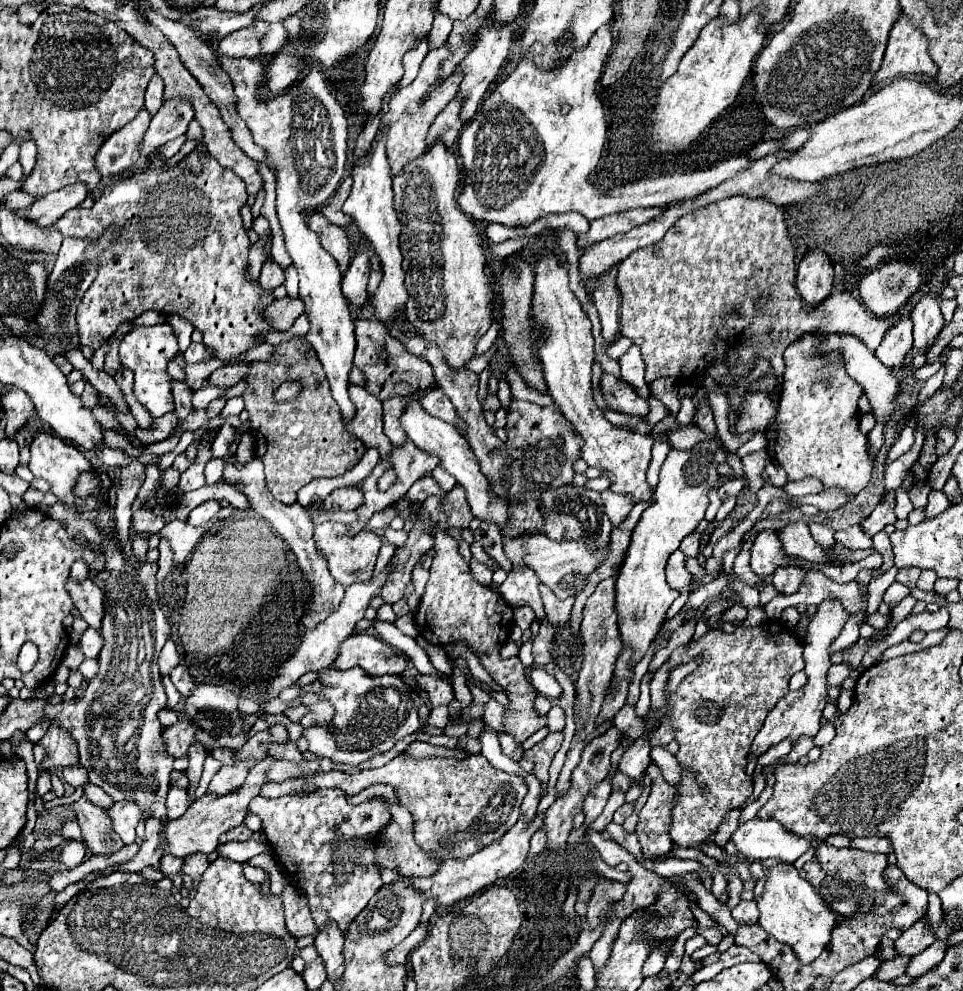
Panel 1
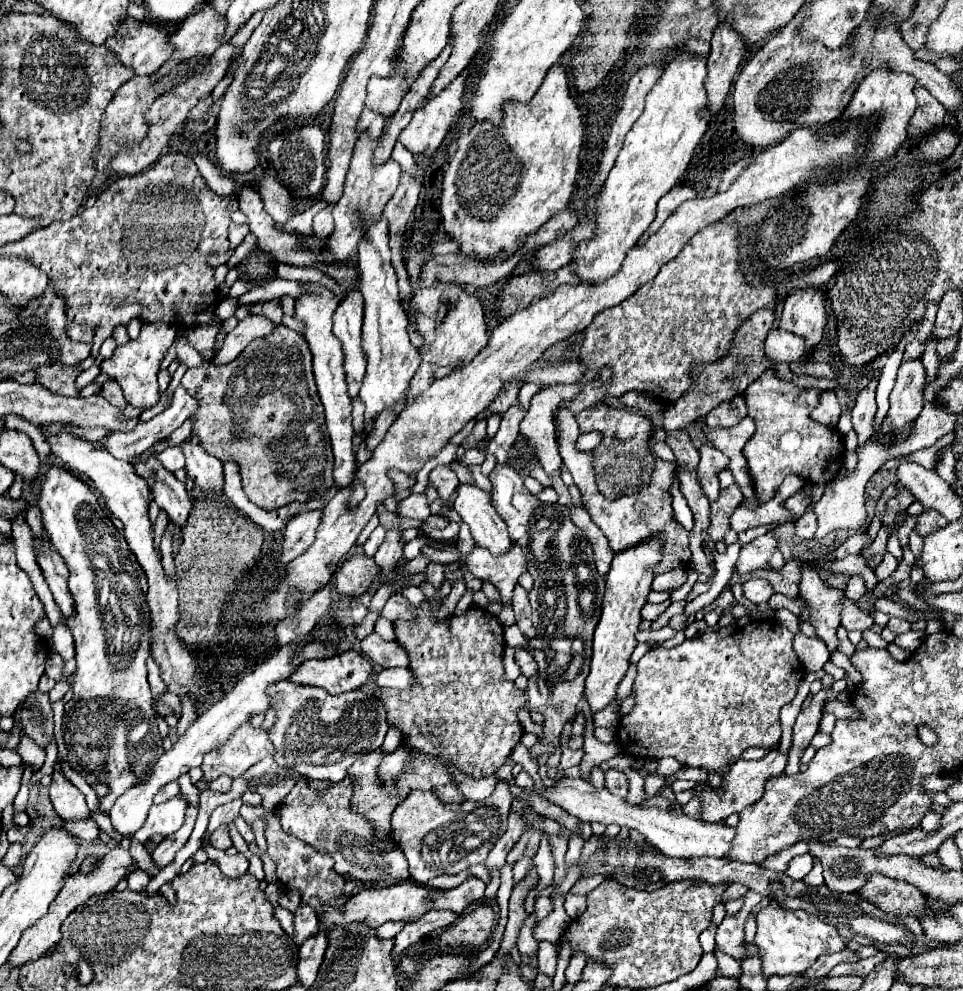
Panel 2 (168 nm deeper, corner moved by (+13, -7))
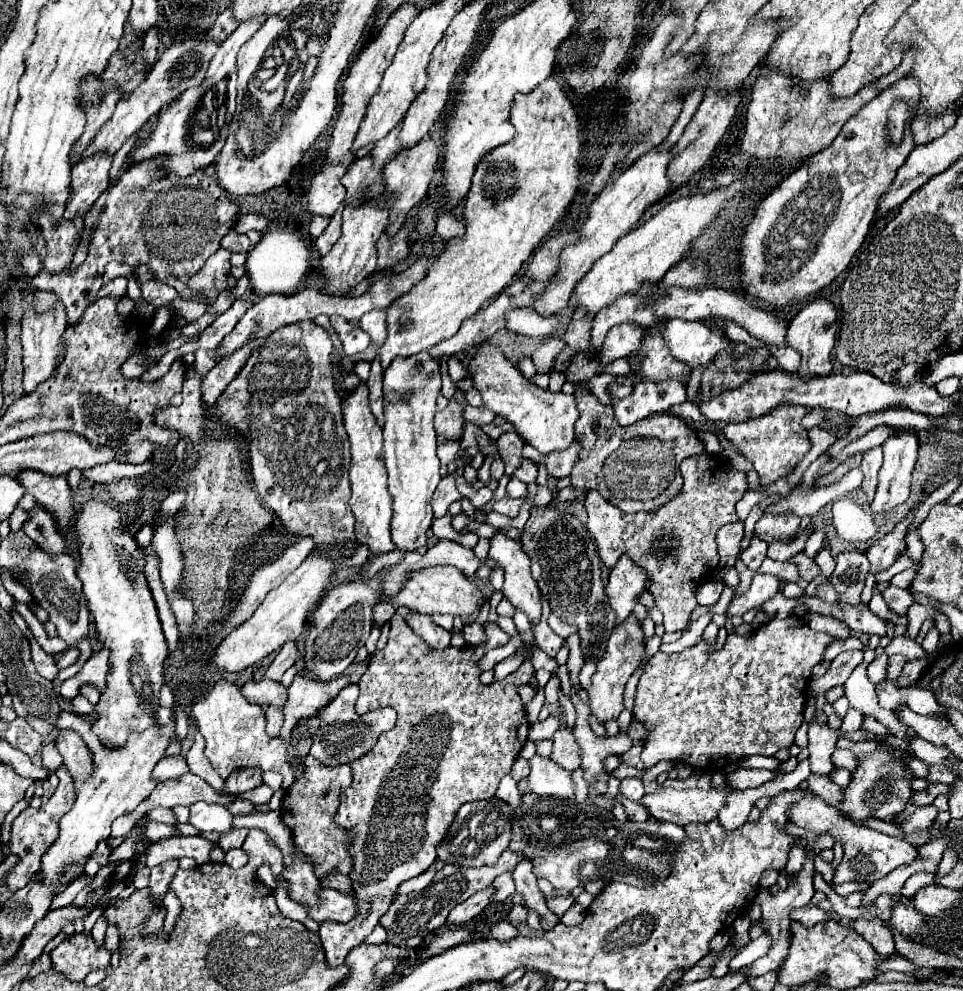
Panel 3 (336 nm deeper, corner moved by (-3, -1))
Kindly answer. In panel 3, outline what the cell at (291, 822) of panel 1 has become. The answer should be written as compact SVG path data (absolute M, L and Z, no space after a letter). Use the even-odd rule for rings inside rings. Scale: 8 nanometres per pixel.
M263 784L261 786L258 786L257 788L240 794L239 797L243 800L252 800L254 804L260 805L264 804L264 802L268 802L273 793L274 791L269 786Z

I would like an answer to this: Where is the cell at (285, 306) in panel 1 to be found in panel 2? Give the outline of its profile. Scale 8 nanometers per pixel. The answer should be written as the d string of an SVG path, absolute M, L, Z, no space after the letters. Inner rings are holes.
M246 316L238 322L238 326L228 332L228 336L224 338L224 344L220 348L220 352L216 352L212 364L214 366L222 366L228 364L232 360L236 360L236 356L240 356L240 352L256 338L268 336L268 332L272 332L272 324L264 318L264 316Z

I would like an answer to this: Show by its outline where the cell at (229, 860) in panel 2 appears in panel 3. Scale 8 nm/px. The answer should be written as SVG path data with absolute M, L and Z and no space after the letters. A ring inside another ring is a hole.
M262 864L262 866L260 866L260 882L266 884L268 888L272 888L272 890L278 886L278 882L276 882L276 878L274 878L274 874L272 874L270 864Z

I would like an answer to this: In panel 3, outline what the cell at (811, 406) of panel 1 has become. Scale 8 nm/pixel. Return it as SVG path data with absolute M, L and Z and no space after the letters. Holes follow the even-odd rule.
M780 404L760 418L724 426L724 430L722 430L724 436L740 450L742 456L746 456L752 462L754 470L760 476L762 488L774 484L778 478L792 472L796 468L796 464L810 451L812 444L808 431L802 426L802 418L808 412L810 412L810 408L806 408L806 406Z

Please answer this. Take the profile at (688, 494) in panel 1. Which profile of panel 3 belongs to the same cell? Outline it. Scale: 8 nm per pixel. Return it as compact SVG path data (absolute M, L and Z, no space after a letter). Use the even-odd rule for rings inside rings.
M630 614L624 622L620 622L610 640L608 640L608 650L604 654L604 658L598 662L596 672L592 676L592 688L588 690L590 696L590 706L592 706L592 714L600 720L606 722L610 718L618 718L618 714L622 712L622 700L624 700L624 688L628 678L632 676L632 672L640 666L640 662L646 656L646 644L644 644L646 636L642 632L640 620L636 618L636 614Z

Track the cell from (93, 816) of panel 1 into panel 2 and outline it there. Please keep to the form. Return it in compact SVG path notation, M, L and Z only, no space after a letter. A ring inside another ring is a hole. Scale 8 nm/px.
M60 760L54 764L52 784L48 792L50 792L52 806L60 818L64 820L88 820L90 818L84 794L74 784L70 784L70 780L60 772Z

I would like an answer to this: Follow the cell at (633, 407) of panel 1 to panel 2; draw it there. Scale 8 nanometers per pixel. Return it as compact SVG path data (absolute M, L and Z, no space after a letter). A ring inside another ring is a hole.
M606 402L596 404L580 414L576 414L576 422L580 428L580 434L584 432L600 432L602 444L592 450L594 456L594 472L596 472L596 484L600 492L608 498L618 498L622 494L638 492L652 480L652 464L654 456L650 450L650 438L652 438L652 422L650 418L638 414L636 410L628 408L610 408Z

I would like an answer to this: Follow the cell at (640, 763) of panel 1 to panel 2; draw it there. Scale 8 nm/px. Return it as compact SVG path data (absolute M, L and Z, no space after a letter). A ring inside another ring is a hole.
M610 768L605 772L605 786L612 794L626 798L628 793L628 781L624 773L618 769Z

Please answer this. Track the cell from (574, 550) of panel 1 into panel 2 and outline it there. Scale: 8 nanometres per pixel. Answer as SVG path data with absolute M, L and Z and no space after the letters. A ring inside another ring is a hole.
M512 546L504 556L492 556L484 548L472 548L472 552L456 562L446 564L448 570L456 572L462 566L472 572L478 580L490 582L498 588L503 604L511 604L512 590L522 572L526 572L526 554L520 546Z

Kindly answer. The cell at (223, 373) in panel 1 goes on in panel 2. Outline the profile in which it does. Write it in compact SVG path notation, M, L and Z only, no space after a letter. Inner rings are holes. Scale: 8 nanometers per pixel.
M176 388L170 405L148 422L138 424L130 432L110 432L100 440L100 448L108 450L120 460L132 460L134 456L146 452L156 440L168 437L182 425L182 422L198 408L196 398L192 398L184 388Z

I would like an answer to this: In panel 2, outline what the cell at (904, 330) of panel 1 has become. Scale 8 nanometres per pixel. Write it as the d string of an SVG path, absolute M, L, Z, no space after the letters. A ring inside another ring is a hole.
M872 380L868 384L868 388L864 388L858 394L856 406L852 410L852 426L854 426L854 432L858 436L856 450L860 448L860 444L864 444L872 438L872 422L874 422L874 414L876 414L876 400L874 400L876 386L878 386L878 382Z

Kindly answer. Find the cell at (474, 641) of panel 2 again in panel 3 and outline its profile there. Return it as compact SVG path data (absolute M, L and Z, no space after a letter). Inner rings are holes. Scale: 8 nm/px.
M396 614L396 616L390 620L390 636L388 636L386 648L374 652L368 670L364 672L364 676L362 676L360 682L358 682L358 686L360 686L360 698L358 698L358 708L356 708L356 710L362 714L362 712L368 712L368 710L374 710L374 708L380 708L380 706L392 706L392 708L398 712L398 722L396 722L396 726L394 726L388 734L382 734L382 736L378 738L378 744L370 750L370 754L364 754L360 760L350 762L354 782L352 782L352 786L350 786L348 790L344 790L342 796L340 796L340 808L338 808L338 814L336 814L336 822L338 822L342 828L348 828L350 834L354 834L354 842L352 842L352 846L350 846L350 852L352 852L352 856L354 856L354 870L352 870L348 876L352 878L354 894L360 898L360 906L364 906L364 910L368 910L368 914L360 914L360 918L354 918L352 922L346 922L346 924L338 924L338 922L322 922L322 924L320 924L320 940L322 940L324 952L326 952L326 962L328 962L330 968L340 966L340 964L344 962L348 950L356 948L358 944L364 942L366 936L372 934L372 930L374 930L374 926L378 924L378 920L384 916L384 912L388 912L388 902L394 900L398 884L404 882L404 880L410 880L410 878L414 878L414 876L418 876L418 874L422 874L422 872L426 872L426 870L432 866L432 862L436 860L436 842L440 842L440 840L446 836L446 830L450 828L450 824L452 824L452 820L454 820L454 816L456 816L456 808L458 808L460 804L466 804L466 802L488 800L488 798L494 796L500 780L512 770L512 764L514 764L516 756L520 754L522 746L524 746L526 740L528 740L530 724L528 724L528 718L526 718L526 710L524 710L524 706L522 706L522 702L520 702L518 688L530 684L530 678L534 676L532 658L530 658L530 654L526 654L528 660L524 660L524 662L518 666L518 670L512 672L512 674L508 674L504 680L494 680L492 684L482 684L482 682L480 682L482 670L480 670L480 666L478 666L480 658L482 658L488 650L498 648L498 646L504 646L504 644L510 640L510 636L508 636L498 624L492 624L492 622L484 624L484 632L486 632L486 642L482 642L482 644L478 644L478 646L464 646L464 648L448 646L448 648L444 648L444 650L434 650L434 648L430 648L430 646L402 620L402 616Z

